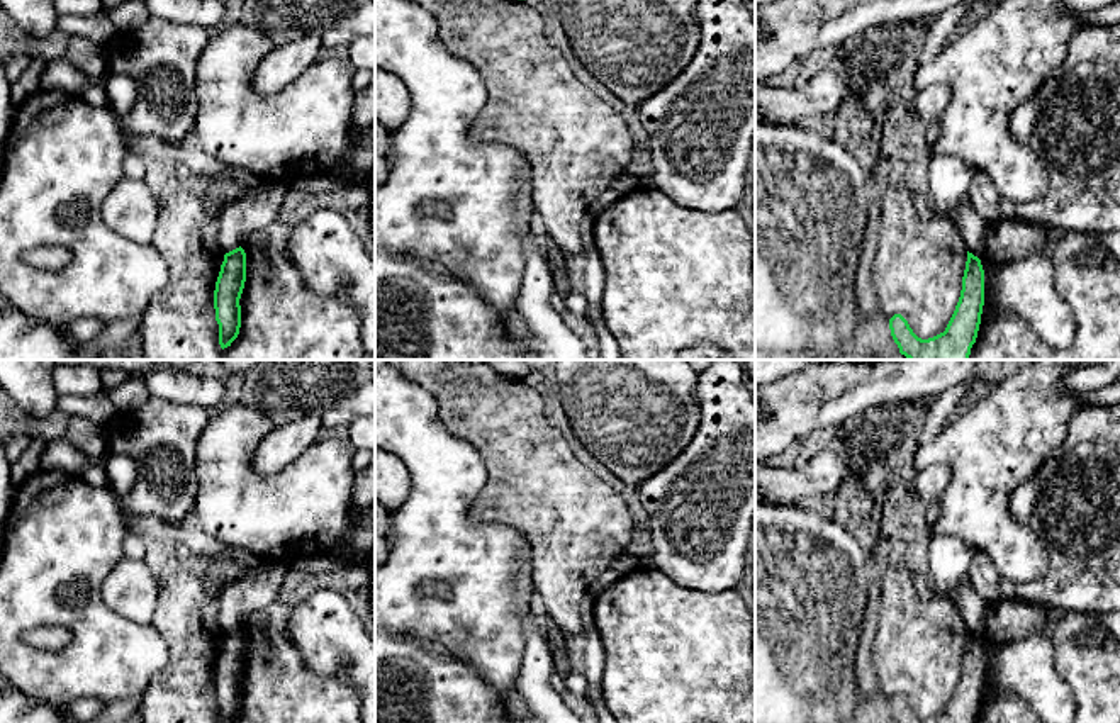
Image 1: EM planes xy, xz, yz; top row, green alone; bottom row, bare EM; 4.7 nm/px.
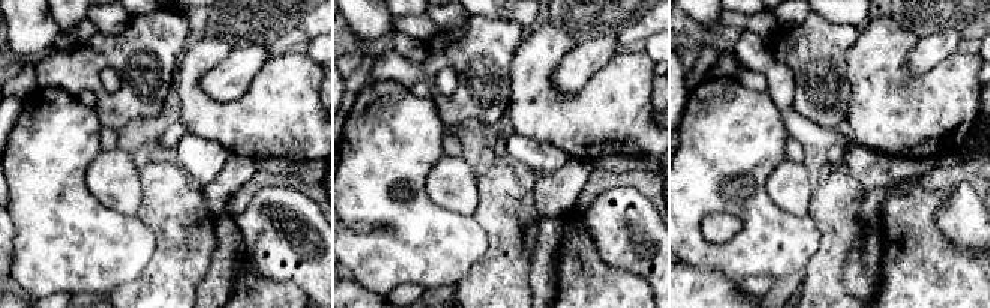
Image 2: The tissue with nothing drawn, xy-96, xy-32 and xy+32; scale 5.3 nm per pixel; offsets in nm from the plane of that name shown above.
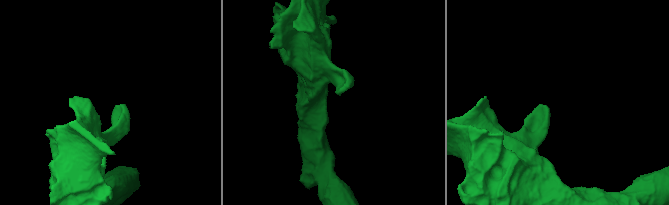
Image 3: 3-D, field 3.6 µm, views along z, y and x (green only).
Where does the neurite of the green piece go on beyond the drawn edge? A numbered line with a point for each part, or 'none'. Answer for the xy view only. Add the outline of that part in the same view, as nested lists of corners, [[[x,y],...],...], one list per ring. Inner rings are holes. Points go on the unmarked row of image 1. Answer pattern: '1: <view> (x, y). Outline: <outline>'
none

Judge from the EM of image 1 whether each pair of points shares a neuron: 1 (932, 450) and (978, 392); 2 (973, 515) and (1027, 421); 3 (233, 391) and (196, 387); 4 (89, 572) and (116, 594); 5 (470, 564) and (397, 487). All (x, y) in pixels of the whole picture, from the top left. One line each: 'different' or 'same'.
1: different
2: same
3: different
4: different
5: different

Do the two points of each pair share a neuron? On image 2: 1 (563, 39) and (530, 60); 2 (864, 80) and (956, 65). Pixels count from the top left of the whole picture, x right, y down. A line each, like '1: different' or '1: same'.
1: same
2: same

